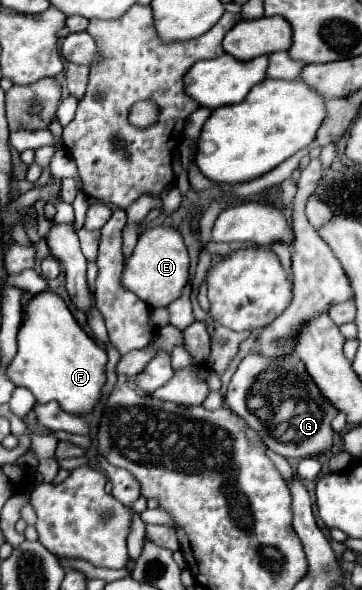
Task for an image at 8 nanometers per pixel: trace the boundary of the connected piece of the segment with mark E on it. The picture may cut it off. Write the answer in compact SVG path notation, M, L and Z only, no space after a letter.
M157 225L145 229L139 235L139 241L131 257L125 261L125 269L121 273L121 285L133 291L147 305L157 309L157 307L167 307L171 301L175 301L181 295L187 281L189 281L189 255L181 233L169 225Z

